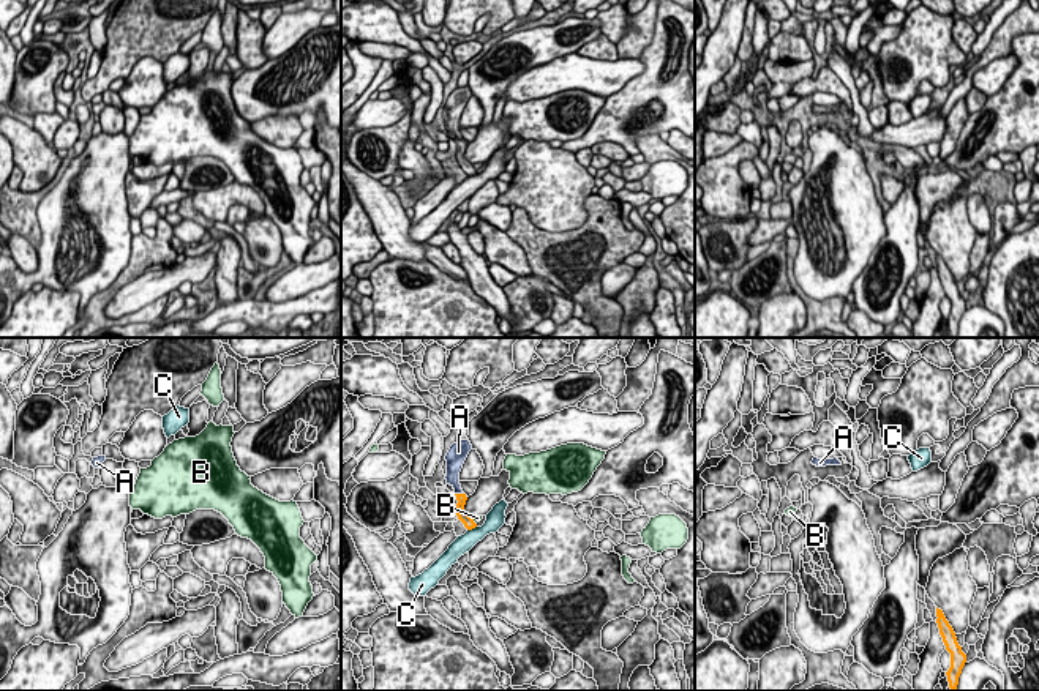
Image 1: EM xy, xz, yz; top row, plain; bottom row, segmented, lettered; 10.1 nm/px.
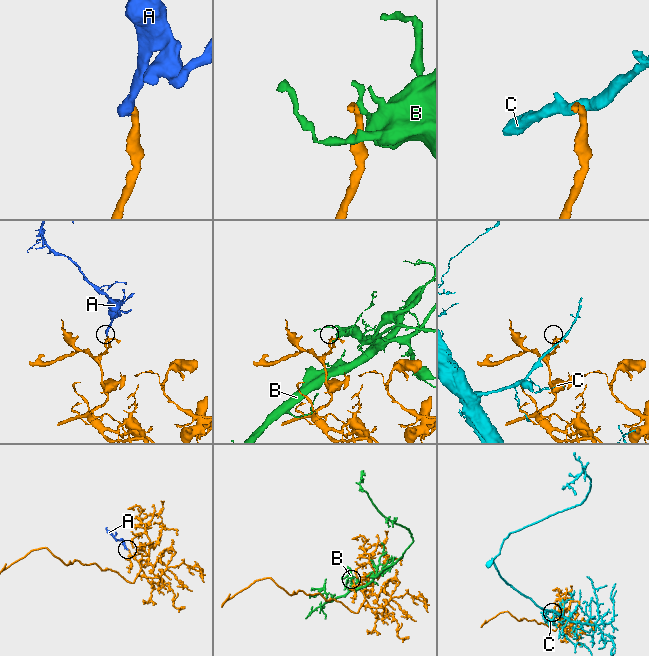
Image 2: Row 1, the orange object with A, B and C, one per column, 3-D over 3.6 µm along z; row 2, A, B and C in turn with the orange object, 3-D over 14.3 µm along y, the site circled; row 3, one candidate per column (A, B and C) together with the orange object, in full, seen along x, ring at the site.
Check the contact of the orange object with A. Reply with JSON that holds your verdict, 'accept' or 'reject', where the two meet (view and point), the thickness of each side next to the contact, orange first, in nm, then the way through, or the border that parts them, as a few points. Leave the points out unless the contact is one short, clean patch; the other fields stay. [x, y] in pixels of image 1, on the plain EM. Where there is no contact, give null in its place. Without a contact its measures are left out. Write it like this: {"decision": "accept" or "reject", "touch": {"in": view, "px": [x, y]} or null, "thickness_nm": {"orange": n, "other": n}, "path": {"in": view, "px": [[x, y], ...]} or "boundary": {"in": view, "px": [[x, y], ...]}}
{"decision": "accept", "touch": {"in": "xz", "px": [460, 141]}, "thickness_nm": {"orange": 120, "other": 130}, "path": {"in": "xz", "px": [[463, 163], [460, 158], [460, 141], [453, 126], [453, 117]]}}

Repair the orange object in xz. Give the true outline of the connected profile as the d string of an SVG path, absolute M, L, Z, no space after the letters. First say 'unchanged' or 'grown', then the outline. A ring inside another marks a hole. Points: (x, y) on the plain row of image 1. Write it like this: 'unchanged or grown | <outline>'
grown | M467 85L467 87L461 87L461 88L453 90L450 93L447 103L445 103L445 107L447 107L447 123L445 123L445 126L447 126L447 131L450 131L455 136L453 140L456 142L456 147L458 147L455 159L467 177L475 175L477 170L464 158L464 151L466 151L467 144L463 139L461 131L459 131L459 118L461 118L463 110L464 110L471 96L472 96L472 92Z

